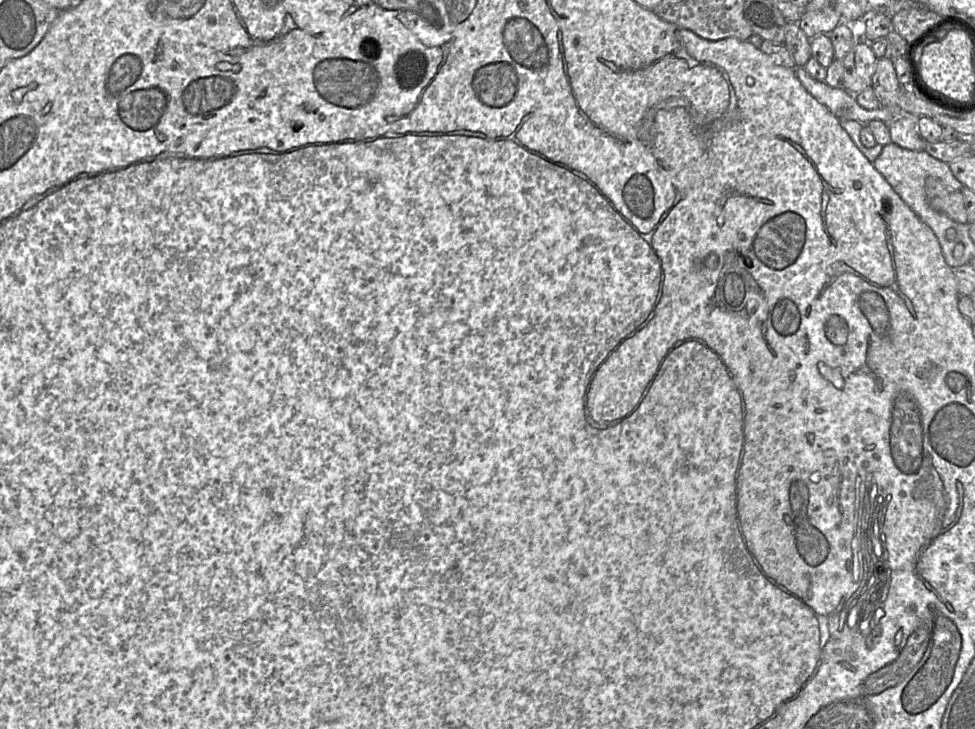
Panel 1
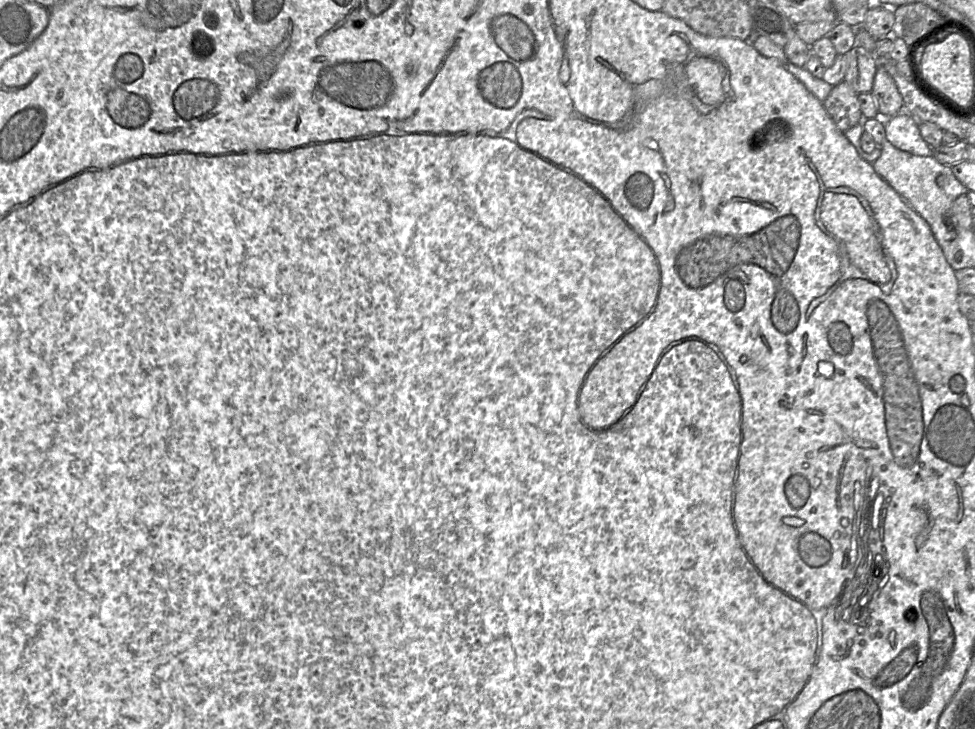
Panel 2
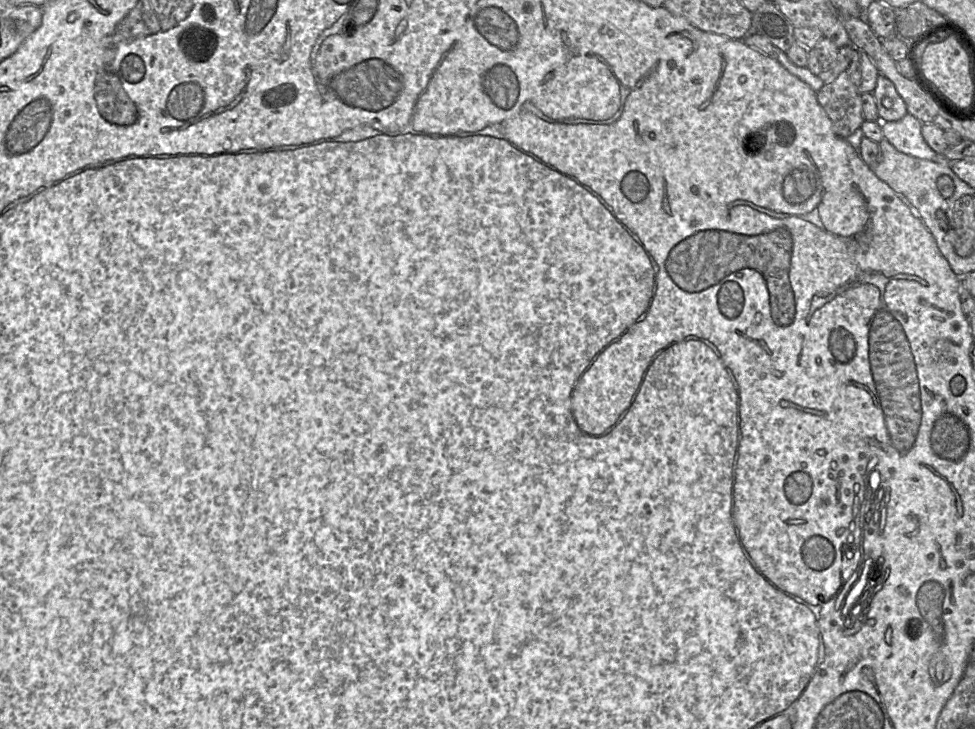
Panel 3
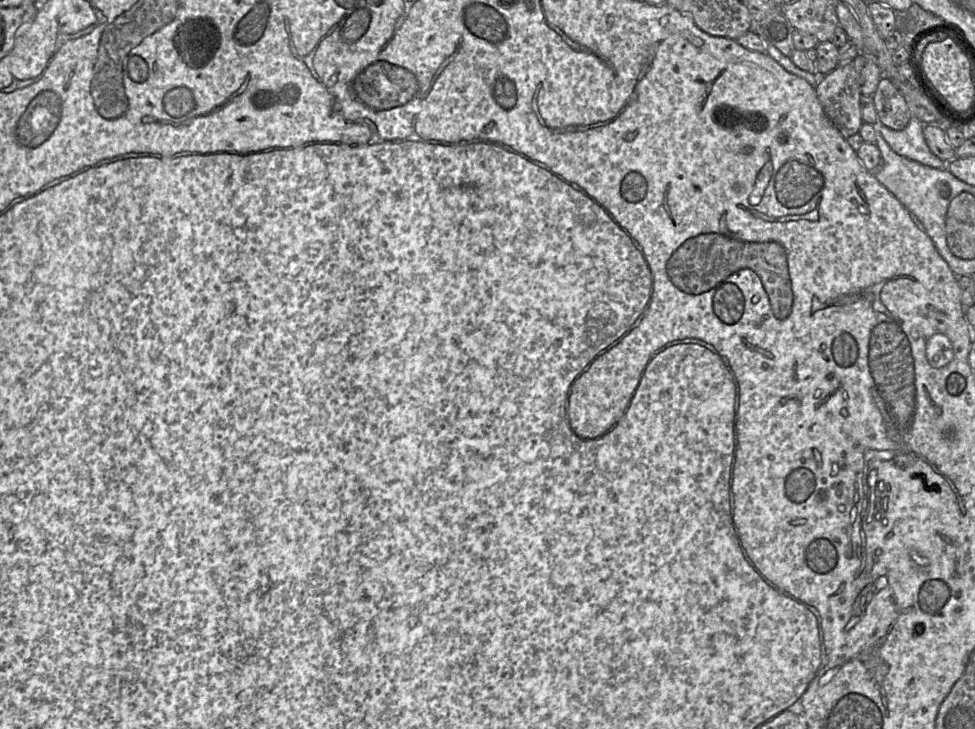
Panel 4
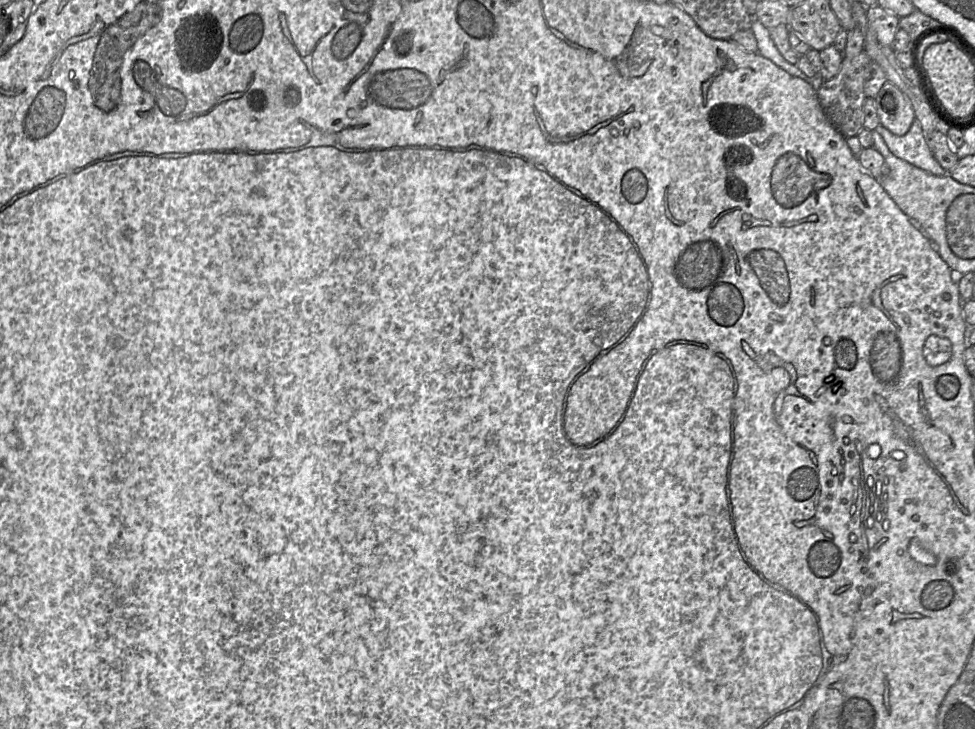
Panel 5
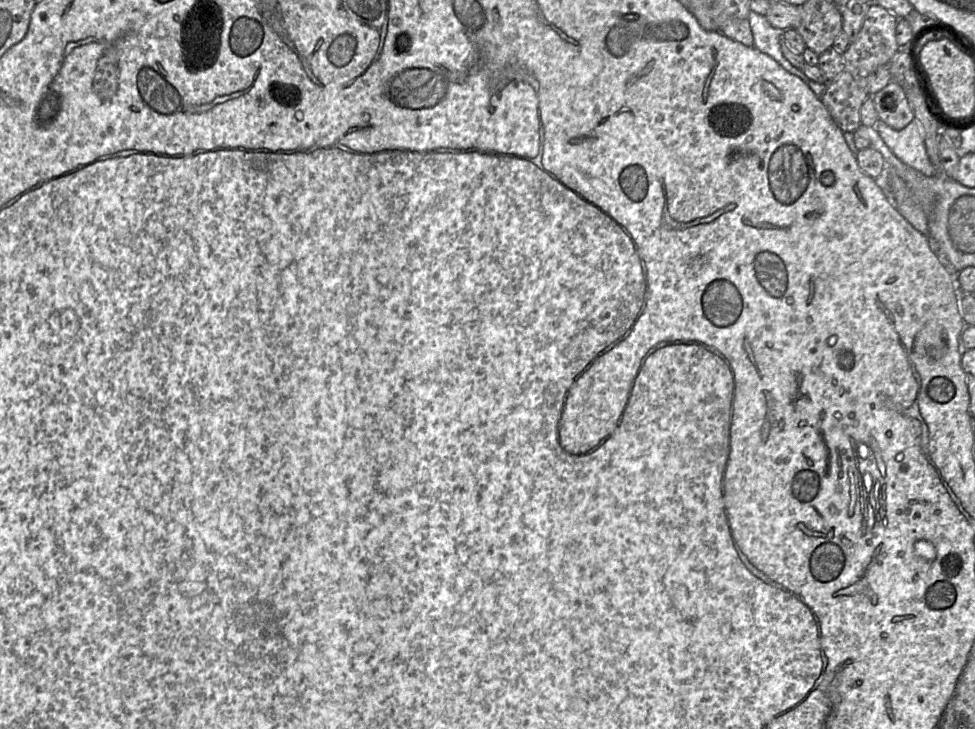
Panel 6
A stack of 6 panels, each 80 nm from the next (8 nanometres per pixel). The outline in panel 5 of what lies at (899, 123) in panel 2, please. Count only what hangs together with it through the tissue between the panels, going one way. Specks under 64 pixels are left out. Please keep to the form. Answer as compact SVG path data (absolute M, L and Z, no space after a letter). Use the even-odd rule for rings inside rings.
M914 119L904 135L895 135L879 124L876 128L889 150L898 158L937 176L948 173L933 156L918 119Z

